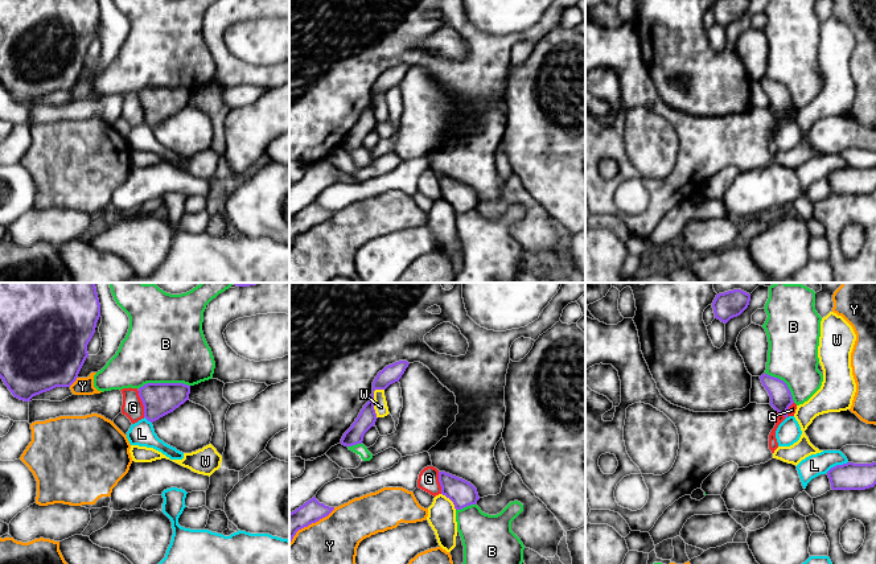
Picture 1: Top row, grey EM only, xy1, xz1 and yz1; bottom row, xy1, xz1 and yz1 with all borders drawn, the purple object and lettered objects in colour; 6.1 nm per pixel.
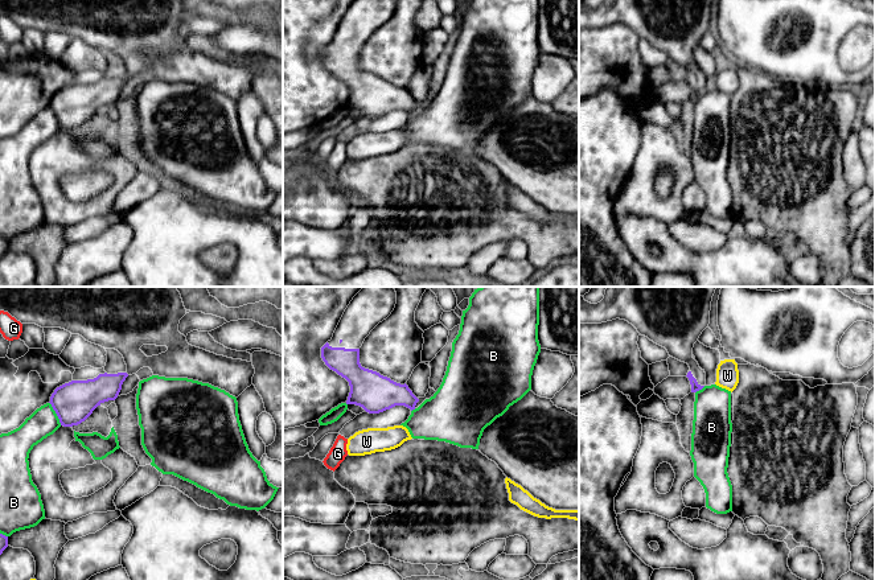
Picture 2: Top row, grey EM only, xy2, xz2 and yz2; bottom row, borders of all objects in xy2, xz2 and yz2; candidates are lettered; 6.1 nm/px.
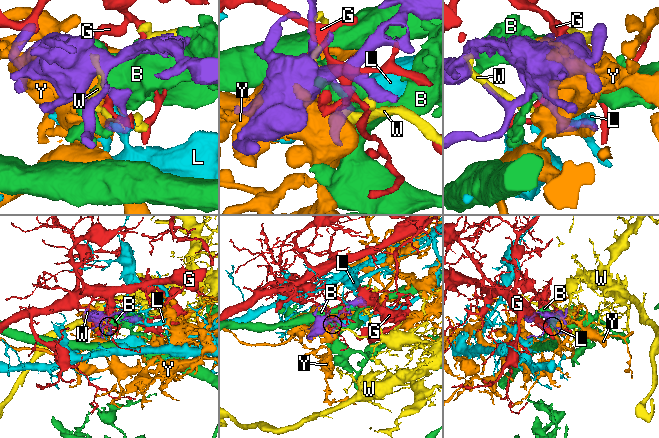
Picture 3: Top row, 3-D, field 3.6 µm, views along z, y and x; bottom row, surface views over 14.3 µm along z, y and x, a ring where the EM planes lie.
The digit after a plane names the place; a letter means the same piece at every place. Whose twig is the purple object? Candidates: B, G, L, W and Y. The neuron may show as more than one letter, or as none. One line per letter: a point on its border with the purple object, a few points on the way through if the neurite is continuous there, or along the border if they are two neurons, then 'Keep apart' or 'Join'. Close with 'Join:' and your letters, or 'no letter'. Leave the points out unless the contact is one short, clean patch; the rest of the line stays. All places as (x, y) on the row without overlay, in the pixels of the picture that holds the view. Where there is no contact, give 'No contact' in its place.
B: Touches purple at xy1 (163, 87). Keep apart
G: Touches purple at xy1 (143, 107). Boundary: xy1 (136, 94), (144, 120). Keep apart
L: Touches purple at yz1 (837, 169). Keep apart
W: Touches purple at xz1 (373, 105). Keep apart
Y: Touches purple at xz1 (309, 227). Keep apart
Join: no letter

